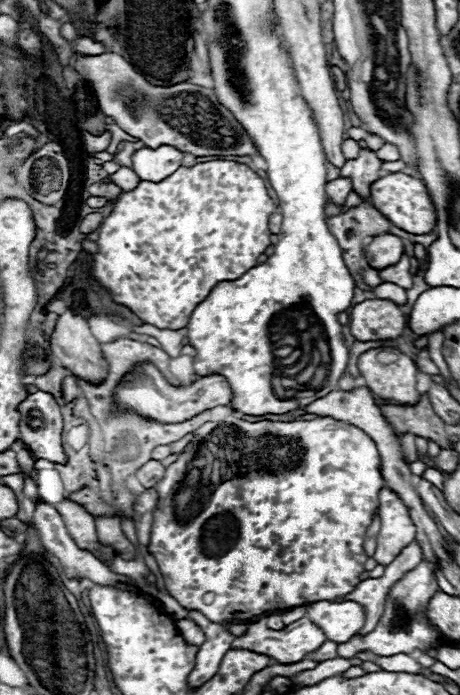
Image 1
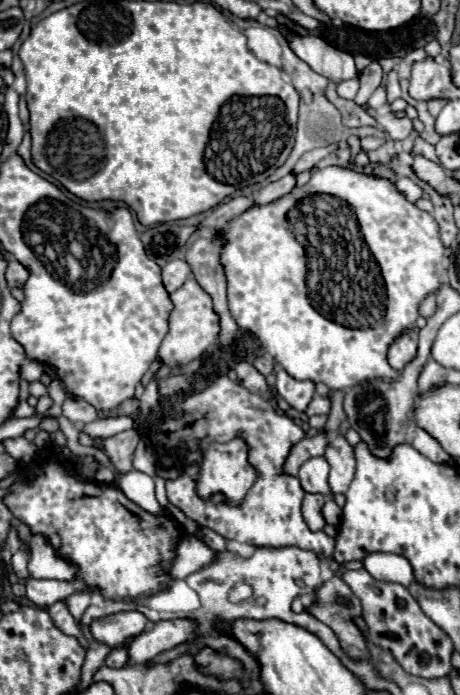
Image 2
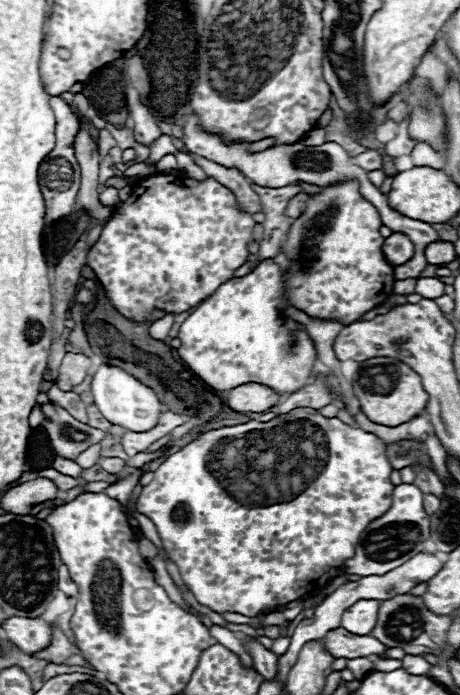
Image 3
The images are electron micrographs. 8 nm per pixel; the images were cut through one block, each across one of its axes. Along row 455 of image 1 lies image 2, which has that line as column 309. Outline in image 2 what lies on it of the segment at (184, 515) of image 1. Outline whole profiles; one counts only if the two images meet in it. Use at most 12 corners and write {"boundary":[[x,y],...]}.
{"boundary":[[318,170],[226,226],[230,314],[292,378],[392,380],[438,224]]}

